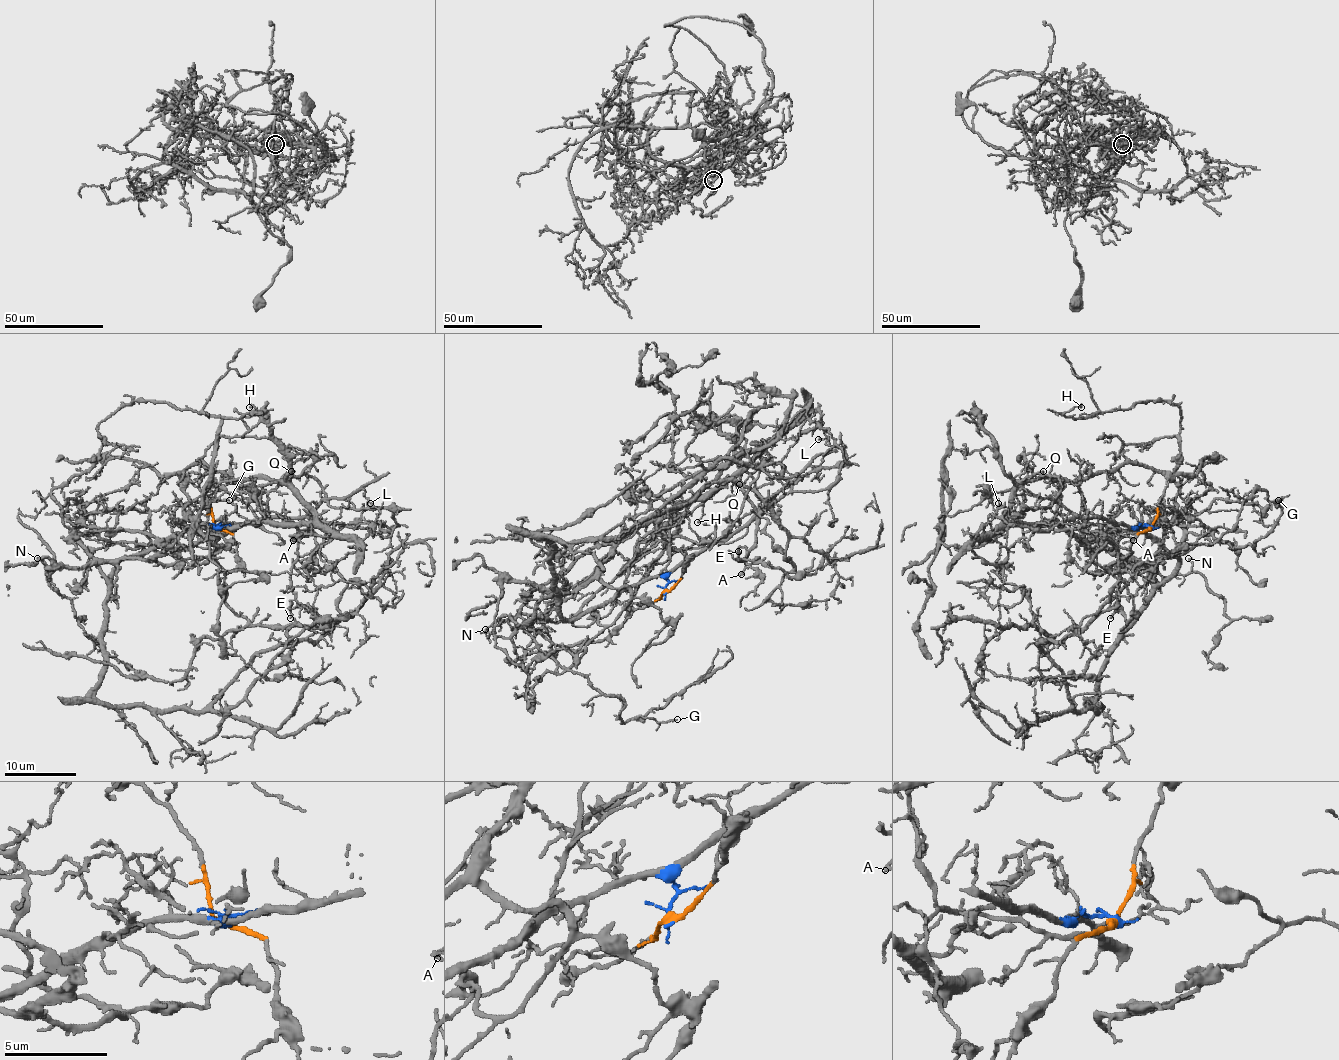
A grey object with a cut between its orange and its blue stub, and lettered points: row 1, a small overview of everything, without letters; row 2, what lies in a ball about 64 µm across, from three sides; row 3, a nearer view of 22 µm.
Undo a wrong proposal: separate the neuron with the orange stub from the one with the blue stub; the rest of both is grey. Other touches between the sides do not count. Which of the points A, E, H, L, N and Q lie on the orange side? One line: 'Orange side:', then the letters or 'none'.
Orange side: A, E, L, N, Q

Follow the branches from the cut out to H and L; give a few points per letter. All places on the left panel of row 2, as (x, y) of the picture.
H: (217, 528), (175, 532), (110, 582), (51, 492), (92, 465), (98, 426), (135, 400), (249, 408)
L: (217, 528), (182, 474), (191, 465), (280, 480), (323, 525), (362, 539), (379, 516), (370, 503)

